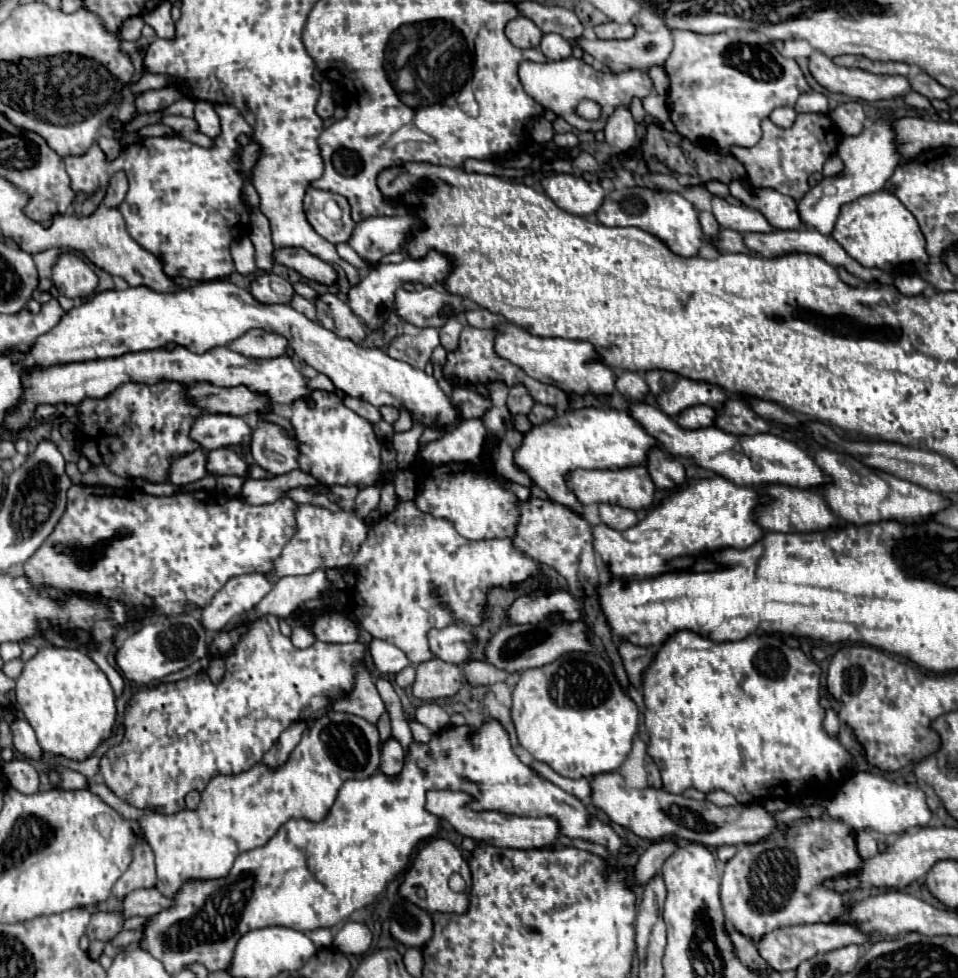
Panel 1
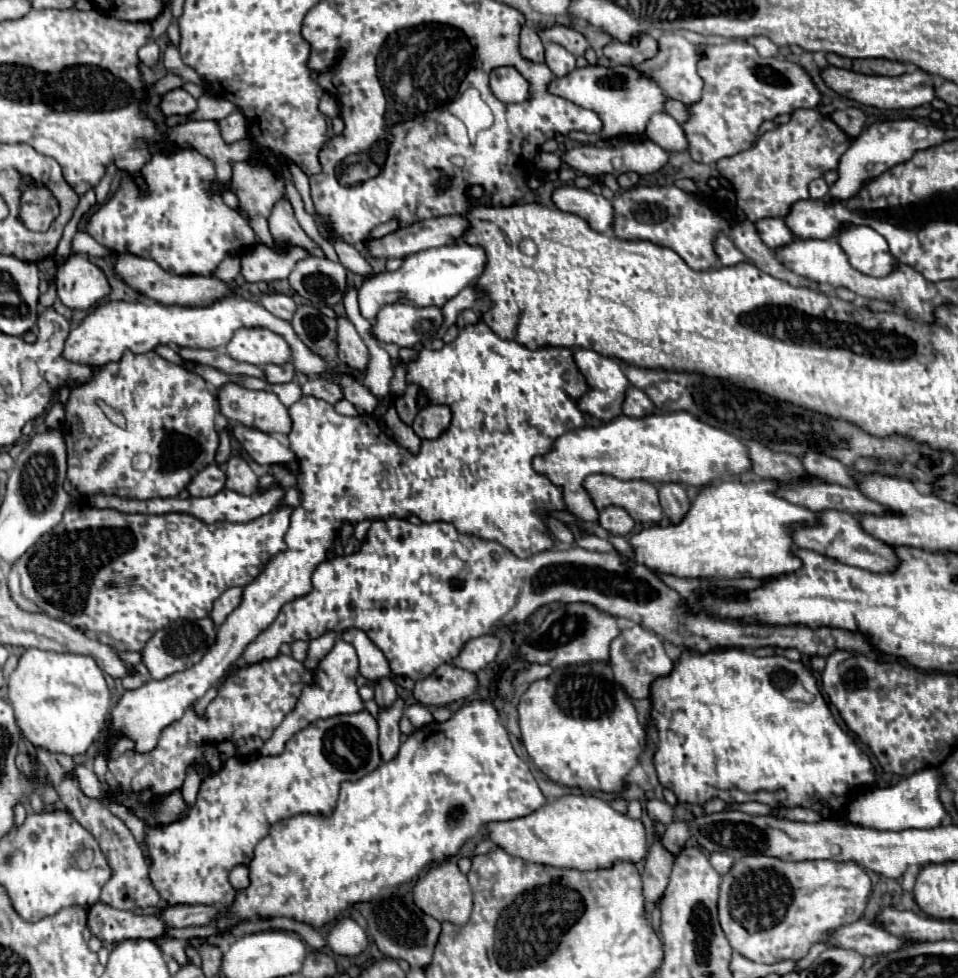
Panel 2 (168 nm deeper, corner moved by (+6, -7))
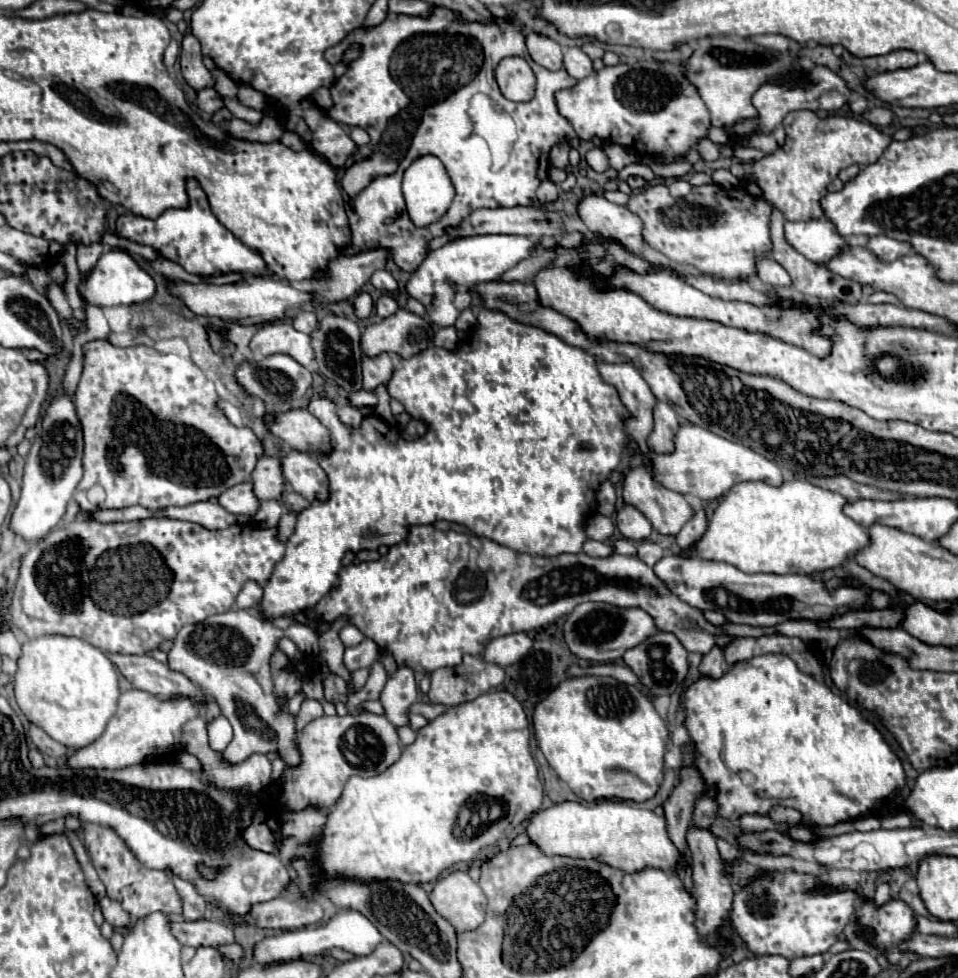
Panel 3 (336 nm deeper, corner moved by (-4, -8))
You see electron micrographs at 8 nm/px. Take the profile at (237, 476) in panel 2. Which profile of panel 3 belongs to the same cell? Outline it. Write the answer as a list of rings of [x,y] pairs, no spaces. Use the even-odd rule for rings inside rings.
[[[261,457],[257,471],[253,471],[253,491],[261,501],[281,501],[285,477],[279,457]]]

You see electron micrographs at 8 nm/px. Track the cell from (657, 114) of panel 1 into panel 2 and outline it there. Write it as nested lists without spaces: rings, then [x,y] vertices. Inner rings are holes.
[[[657,112],[649,118],[645,136],[663,150],[687,150],[687,140],[683,138],[681,126],[667,112]]]

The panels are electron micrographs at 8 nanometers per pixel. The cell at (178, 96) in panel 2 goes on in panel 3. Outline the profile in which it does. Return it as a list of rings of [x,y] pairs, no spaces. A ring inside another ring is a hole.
[[[203,89],[197,93],[197,103],[201,111],[213,115],[223,107],[223,97],[215,89]]]

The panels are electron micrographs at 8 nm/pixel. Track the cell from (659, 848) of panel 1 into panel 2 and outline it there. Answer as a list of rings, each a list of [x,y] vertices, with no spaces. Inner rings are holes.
[[[671,822],[665,828],[665,834],[661,838],[661,844],[663,844],[663,848],[667,852],[671,852],[673,856],[677,856],[685,848],[685,842],[687,840],[689,840],[689,834],[687,834],[685,822]]]

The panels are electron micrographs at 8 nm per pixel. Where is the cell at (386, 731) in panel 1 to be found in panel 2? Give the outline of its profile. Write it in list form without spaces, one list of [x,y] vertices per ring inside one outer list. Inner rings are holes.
[[[383,678],[383,680],[377,680],[373,684],[375,688],[375,702],[379,708],[389,708],[393,706],[393,702],[397,700],[397,686],[393,682],[393,678]]]

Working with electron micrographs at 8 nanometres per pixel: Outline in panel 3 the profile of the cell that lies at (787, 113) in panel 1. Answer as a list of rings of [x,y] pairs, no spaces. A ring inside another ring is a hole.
[[[737,145],[737,147],[733,149],[733,157],[737,157],[737,159],[743,161],[743,163],[751,163],[751,161],[759,161],[759,159],[763,157],[763,153],[757,151],[757,149],[749,149],[749,147]]]

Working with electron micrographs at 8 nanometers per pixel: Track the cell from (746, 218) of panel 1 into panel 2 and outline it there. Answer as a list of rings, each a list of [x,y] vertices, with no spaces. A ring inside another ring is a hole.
[[[761,218],[755,226],[757,226],[757,232],[759,232],[761,240],[771,250],[775,250],[779,246],[785,246],[787,242],[791,242],[795,238],[781,218]]]

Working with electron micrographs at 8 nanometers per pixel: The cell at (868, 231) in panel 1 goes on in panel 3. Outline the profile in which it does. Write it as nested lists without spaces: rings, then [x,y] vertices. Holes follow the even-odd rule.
[[[885,235],[871,237],[867,247],[869,247],[875,255],[881,255],[881,259],[889,259],[889,261],[913,253],[913,247],[911,247],[909,243],[905,243],[905,241],[897,241],[897,239],[885,237]]]

